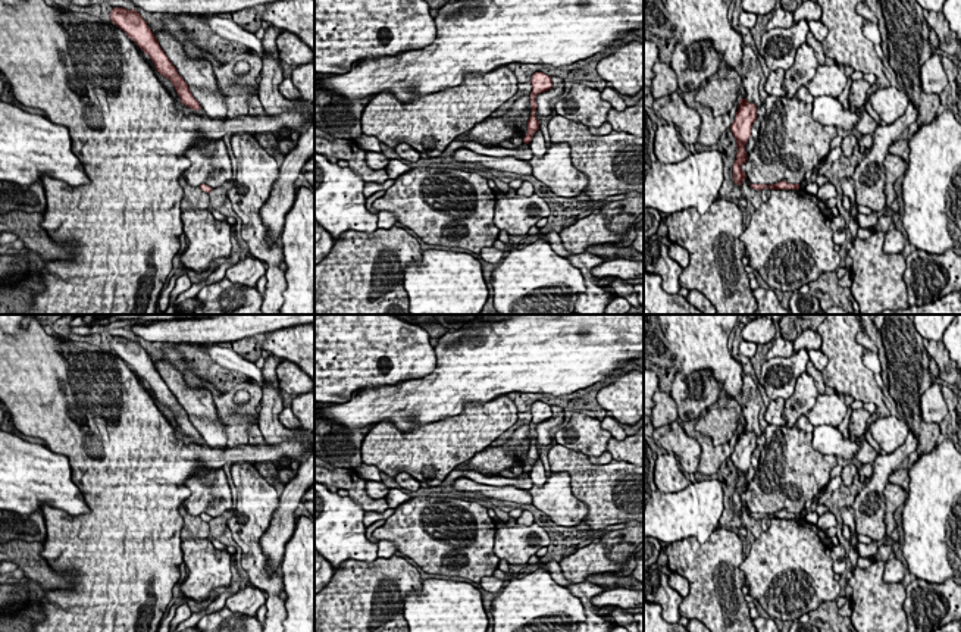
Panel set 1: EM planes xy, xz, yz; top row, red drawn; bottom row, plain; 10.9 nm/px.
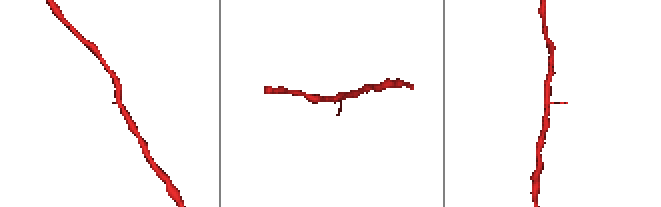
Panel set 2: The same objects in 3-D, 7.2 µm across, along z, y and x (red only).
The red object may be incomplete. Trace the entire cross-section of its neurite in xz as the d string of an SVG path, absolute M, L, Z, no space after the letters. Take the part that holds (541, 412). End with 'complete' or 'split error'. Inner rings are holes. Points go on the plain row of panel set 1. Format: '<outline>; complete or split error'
M535 401L532 404L530 412L532 412L532 420L530 420L532 442L530 442L529 450L528 450L528 463L523 467L525 473L529 473L533 467L533 463L539 459L539 451L538 451L536 444L535 444L536 437L538 437L535 428L538 423L545 422L545 420L553 417L551 406L548 406L544 401Z; complete

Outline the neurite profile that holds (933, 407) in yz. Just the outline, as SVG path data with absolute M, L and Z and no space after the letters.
M936 381L921 394L920 410L924 422L940 423L948 419L949 409L942 394L942 385Z

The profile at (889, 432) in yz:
M890 414L888 417L877 417L870 425L870 432L880 448L890 454L907 441L910 425Z

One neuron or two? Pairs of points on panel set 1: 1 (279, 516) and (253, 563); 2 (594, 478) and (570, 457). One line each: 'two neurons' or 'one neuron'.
1: two neurons
2: one neuron

